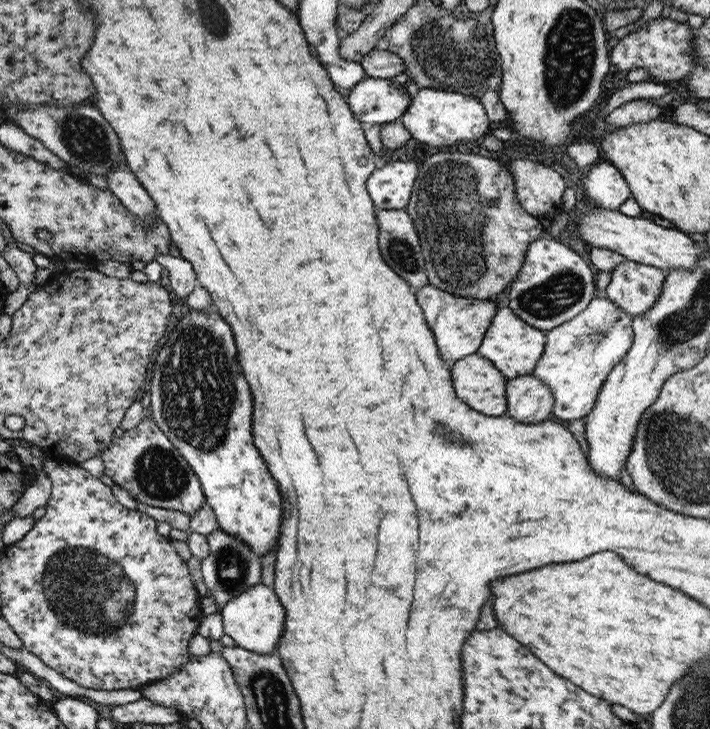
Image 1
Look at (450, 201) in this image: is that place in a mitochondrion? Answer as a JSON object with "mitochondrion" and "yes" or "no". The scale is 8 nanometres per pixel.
{"mitochondrion":"yes"}

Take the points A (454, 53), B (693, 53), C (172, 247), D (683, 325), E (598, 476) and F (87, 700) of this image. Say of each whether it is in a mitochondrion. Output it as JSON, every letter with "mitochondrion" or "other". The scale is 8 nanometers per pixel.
{"A":"mitochondrion","B":"other","C":"other","D":"mitochondrion","E":"other","F":"other"}

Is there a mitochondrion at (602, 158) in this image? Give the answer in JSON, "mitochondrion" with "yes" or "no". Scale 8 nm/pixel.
{"mitochondrion":"no"}

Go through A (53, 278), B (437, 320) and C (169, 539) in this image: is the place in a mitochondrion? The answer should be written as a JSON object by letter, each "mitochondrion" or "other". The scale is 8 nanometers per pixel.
{"A":"other","B":"other","C":"other"}

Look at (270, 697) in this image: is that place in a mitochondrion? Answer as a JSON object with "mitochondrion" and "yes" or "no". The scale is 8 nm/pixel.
{"mitochondrion":"yes"}

